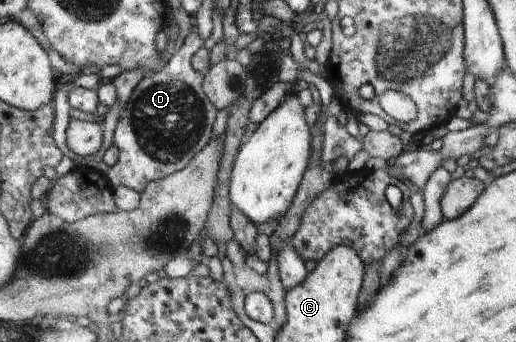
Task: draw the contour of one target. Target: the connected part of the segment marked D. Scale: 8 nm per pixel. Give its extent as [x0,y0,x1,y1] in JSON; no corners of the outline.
[106,24,217,194]

